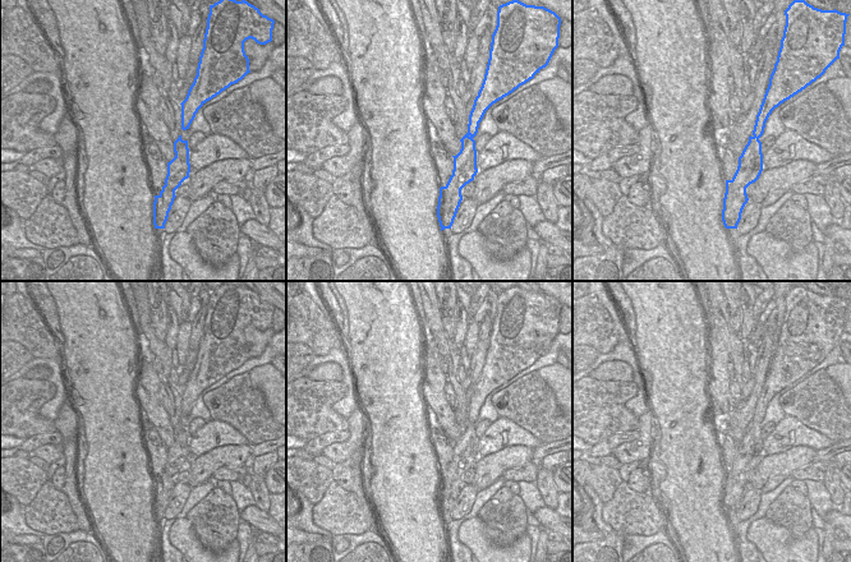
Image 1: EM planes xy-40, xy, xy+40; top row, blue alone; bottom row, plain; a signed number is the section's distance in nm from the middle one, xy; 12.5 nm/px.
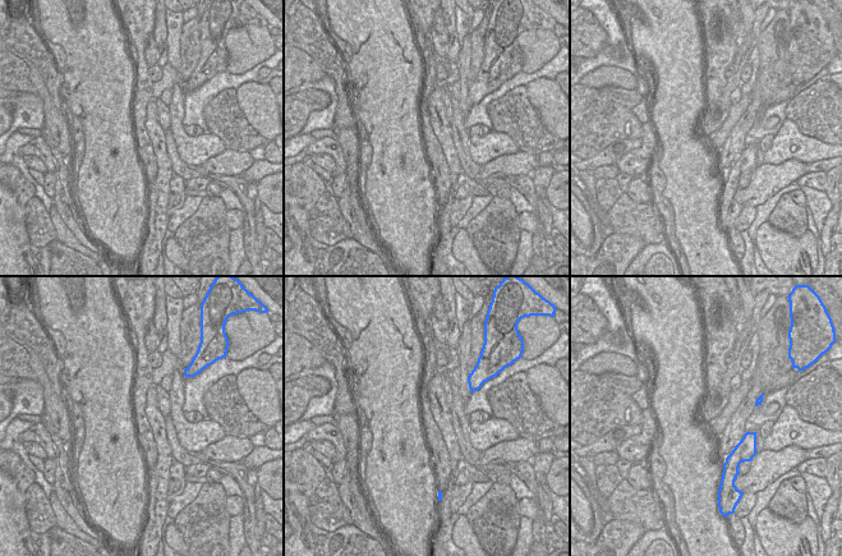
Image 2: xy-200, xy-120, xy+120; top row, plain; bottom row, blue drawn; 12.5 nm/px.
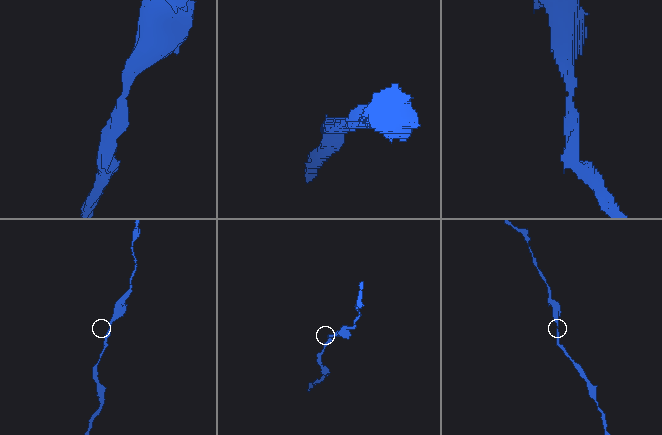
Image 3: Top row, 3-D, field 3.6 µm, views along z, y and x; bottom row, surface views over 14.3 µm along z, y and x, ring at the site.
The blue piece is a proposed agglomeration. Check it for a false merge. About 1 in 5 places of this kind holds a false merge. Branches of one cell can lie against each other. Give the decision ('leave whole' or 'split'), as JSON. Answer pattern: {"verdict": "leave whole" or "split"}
{"verdict": "leave whole"}

